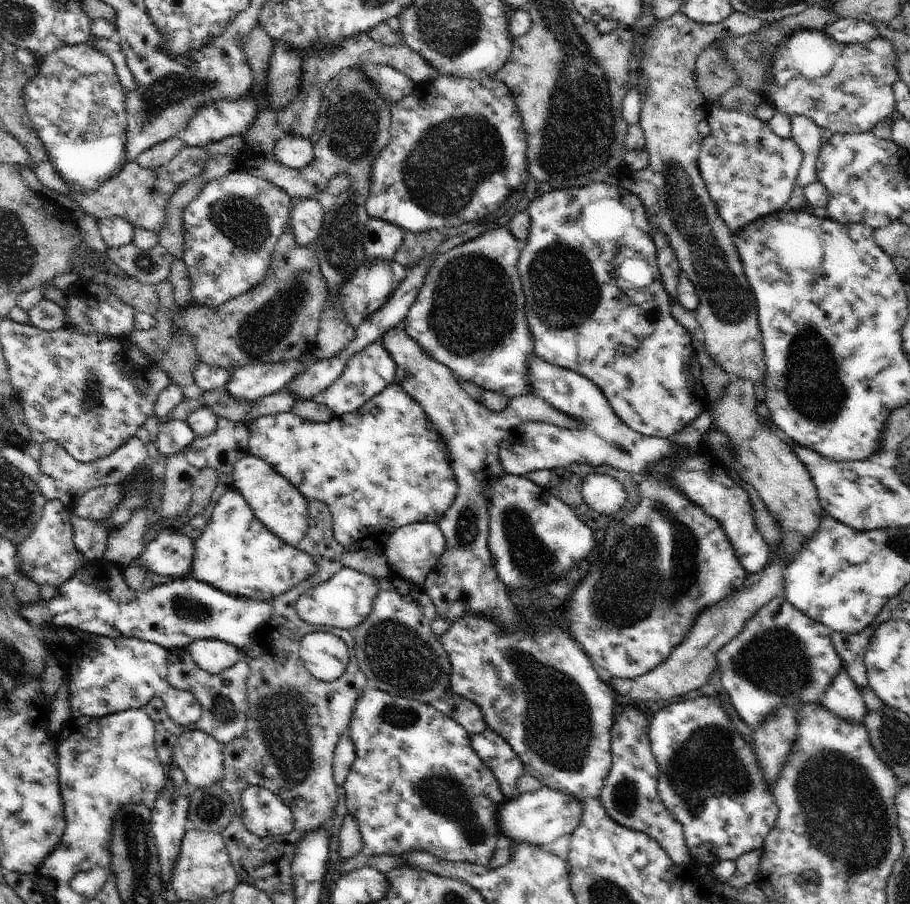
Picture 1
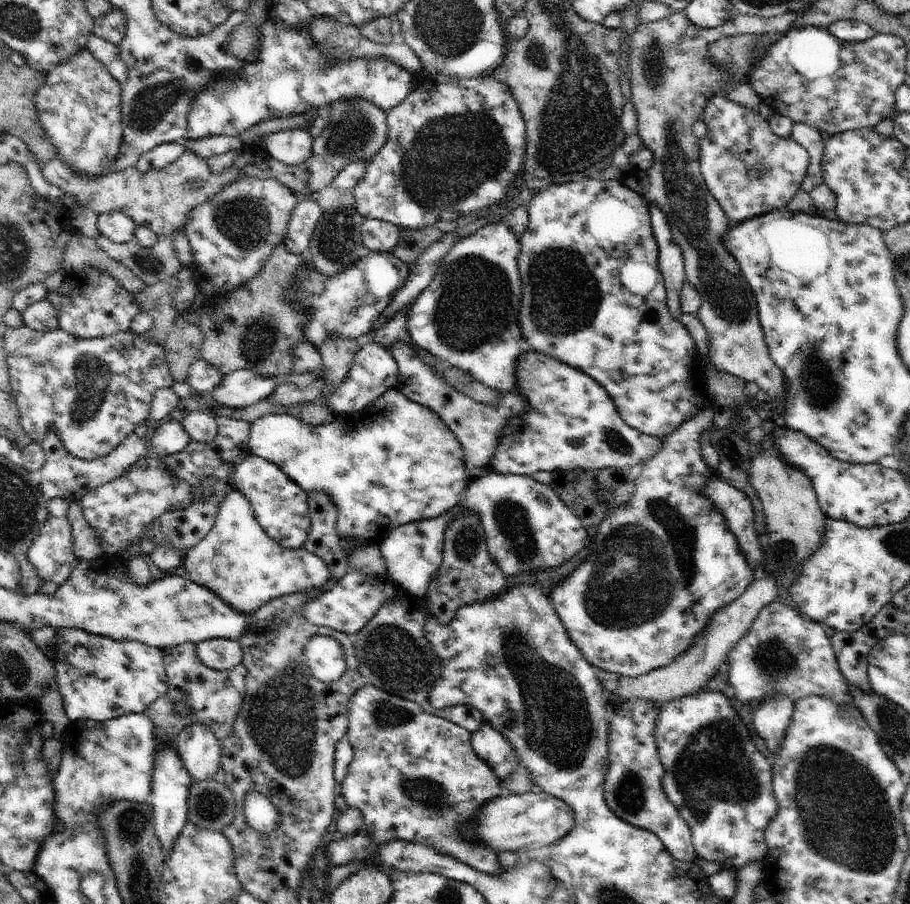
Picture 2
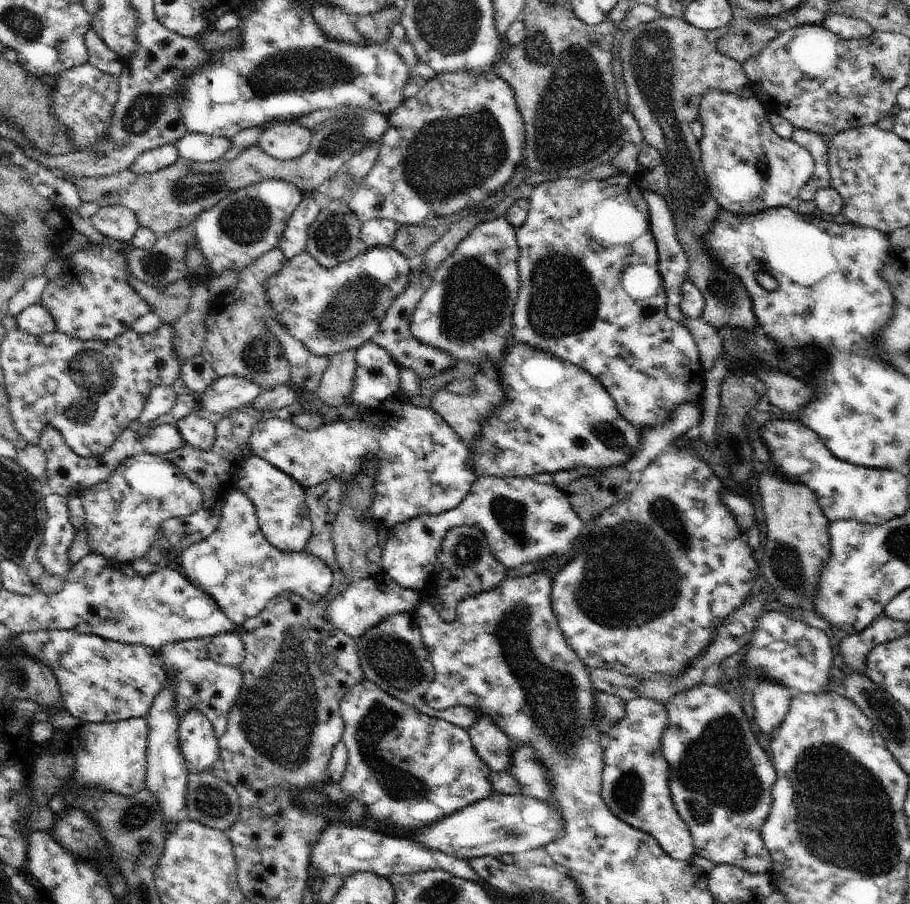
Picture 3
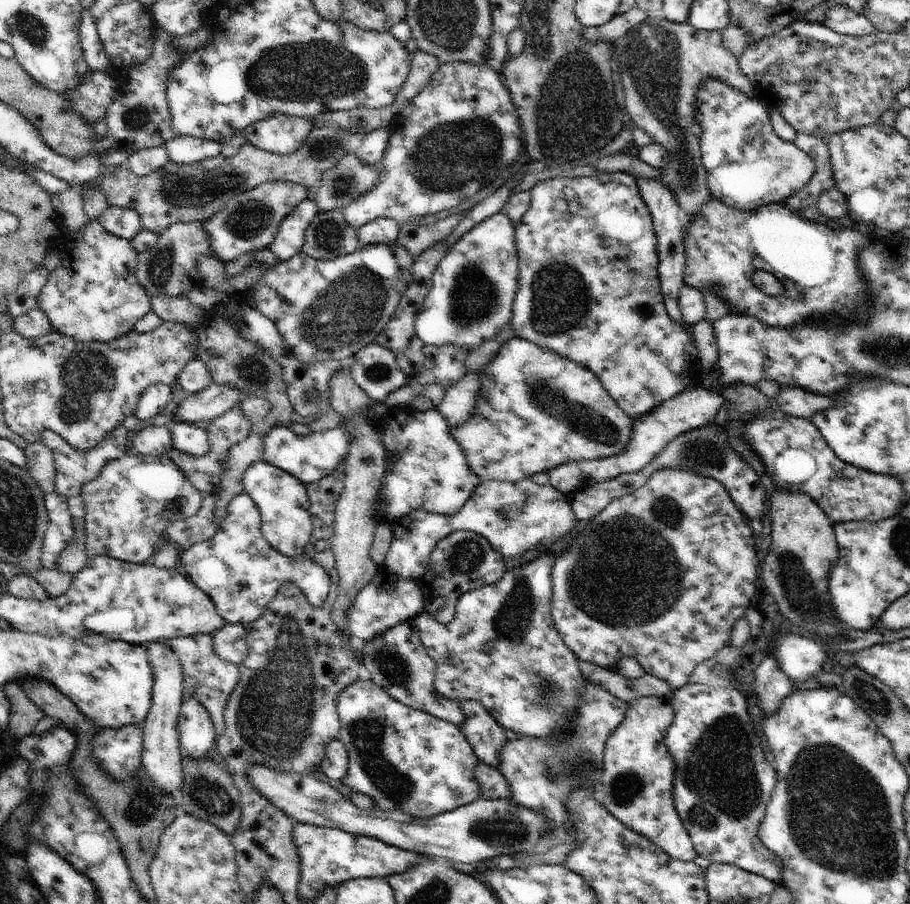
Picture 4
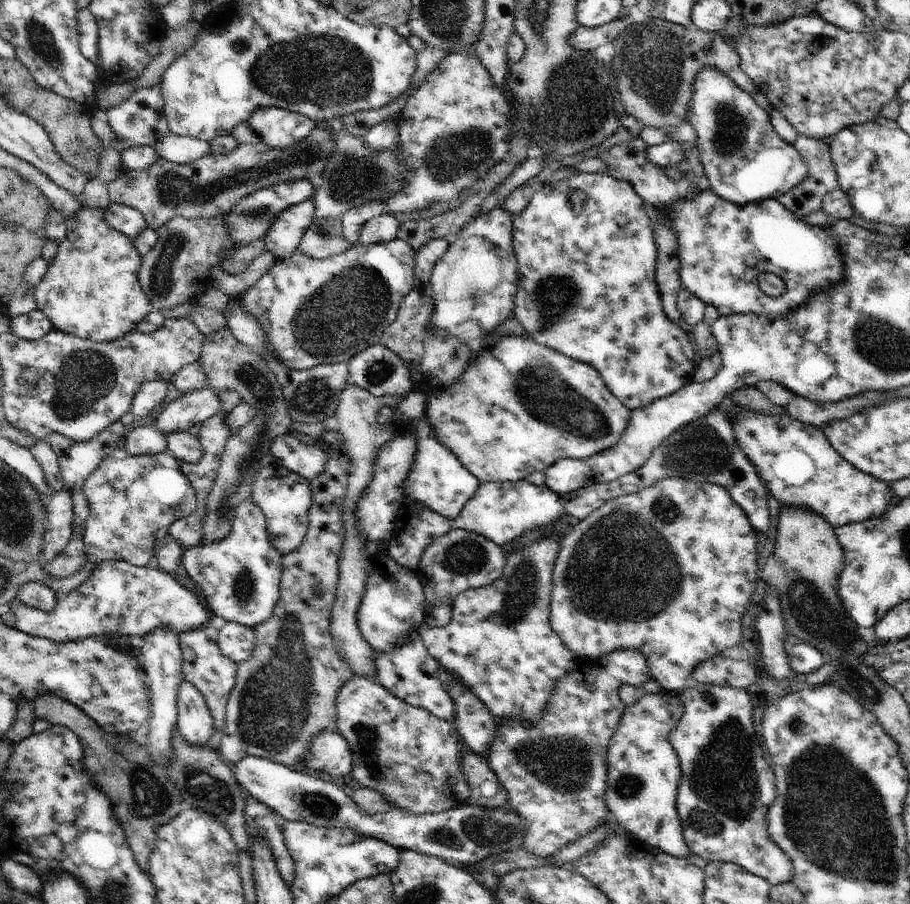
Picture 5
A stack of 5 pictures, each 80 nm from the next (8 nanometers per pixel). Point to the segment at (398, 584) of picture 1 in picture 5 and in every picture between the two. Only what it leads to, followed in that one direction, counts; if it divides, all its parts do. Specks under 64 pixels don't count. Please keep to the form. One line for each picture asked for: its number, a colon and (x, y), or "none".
2: (394, 655)
3: (392, 655)
4: (397, 660)
5: (410, 672)

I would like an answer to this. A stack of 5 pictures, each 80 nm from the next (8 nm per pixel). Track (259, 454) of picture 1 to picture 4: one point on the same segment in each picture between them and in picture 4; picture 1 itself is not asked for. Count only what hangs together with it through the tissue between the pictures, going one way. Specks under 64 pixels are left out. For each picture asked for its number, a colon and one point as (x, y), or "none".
2: (394, 462)
3: (425, 467)
4: (427, 469)

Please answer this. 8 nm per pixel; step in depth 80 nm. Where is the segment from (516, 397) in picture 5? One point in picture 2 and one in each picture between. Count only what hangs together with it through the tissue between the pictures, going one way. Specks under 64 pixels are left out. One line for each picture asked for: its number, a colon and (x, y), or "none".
2: (572, 423)
3: (555, 416)
4: (536, 410)

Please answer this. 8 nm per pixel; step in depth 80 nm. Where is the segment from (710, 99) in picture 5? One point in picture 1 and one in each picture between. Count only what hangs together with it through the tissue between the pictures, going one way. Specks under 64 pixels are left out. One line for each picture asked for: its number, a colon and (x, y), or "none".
1: (749, 172)
2: (750, 170)
3: (749, 168)
4: (748, 165)

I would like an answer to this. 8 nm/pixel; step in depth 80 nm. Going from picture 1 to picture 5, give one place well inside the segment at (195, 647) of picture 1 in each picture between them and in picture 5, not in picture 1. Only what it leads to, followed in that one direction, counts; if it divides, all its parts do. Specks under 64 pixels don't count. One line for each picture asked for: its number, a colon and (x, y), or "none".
2: (218, 653)
3: (227, 648)
4: (230, 643)
5: (237, 641)

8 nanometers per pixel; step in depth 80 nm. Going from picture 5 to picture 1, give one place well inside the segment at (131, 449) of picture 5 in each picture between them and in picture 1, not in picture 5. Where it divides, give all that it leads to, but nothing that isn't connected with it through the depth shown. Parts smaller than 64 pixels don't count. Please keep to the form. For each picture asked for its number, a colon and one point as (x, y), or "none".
1: (173, 436)
2: (170, 438)
3: (163, 439)
4: (155, 440)

